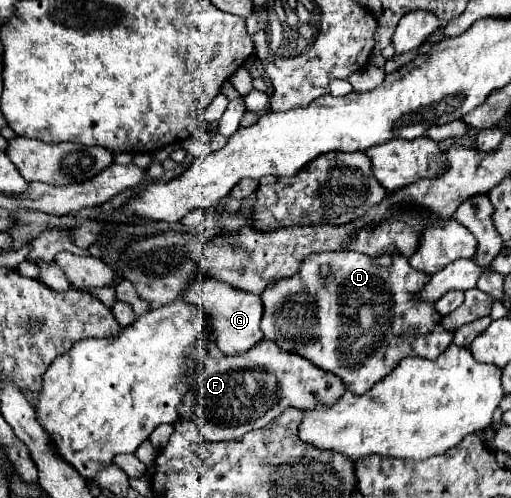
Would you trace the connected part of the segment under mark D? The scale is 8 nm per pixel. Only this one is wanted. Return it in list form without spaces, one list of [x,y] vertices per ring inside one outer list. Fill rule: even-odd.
[[[354,251],[314,253],[306,257],[306,261],[302,261],[294,277],[286,277],[286,281],[278,281],[278,285],[270,285],[270,289],[262,293],[262,333],[264,339],[278,343],[280,349],[298,353],[314,365],[320,365],[322,369],[338,375],[348,391],[352,391],[354,395],[362,395],[366,393],[366,389],[370,389],[370,385],[386,377],[400,359],[410,355],[436,359],[452,343],[456,329],[442,327],[442,315],[434,309],[434,303],[418,299],[420,289],[424,289],[424,285],[428,283],[430,275],[412,269],[406,257],[372,259]],[[322,265],[328,265],[328,275],[322,275]],[[366,311],[370,311],[372,315],[364,315]]]

